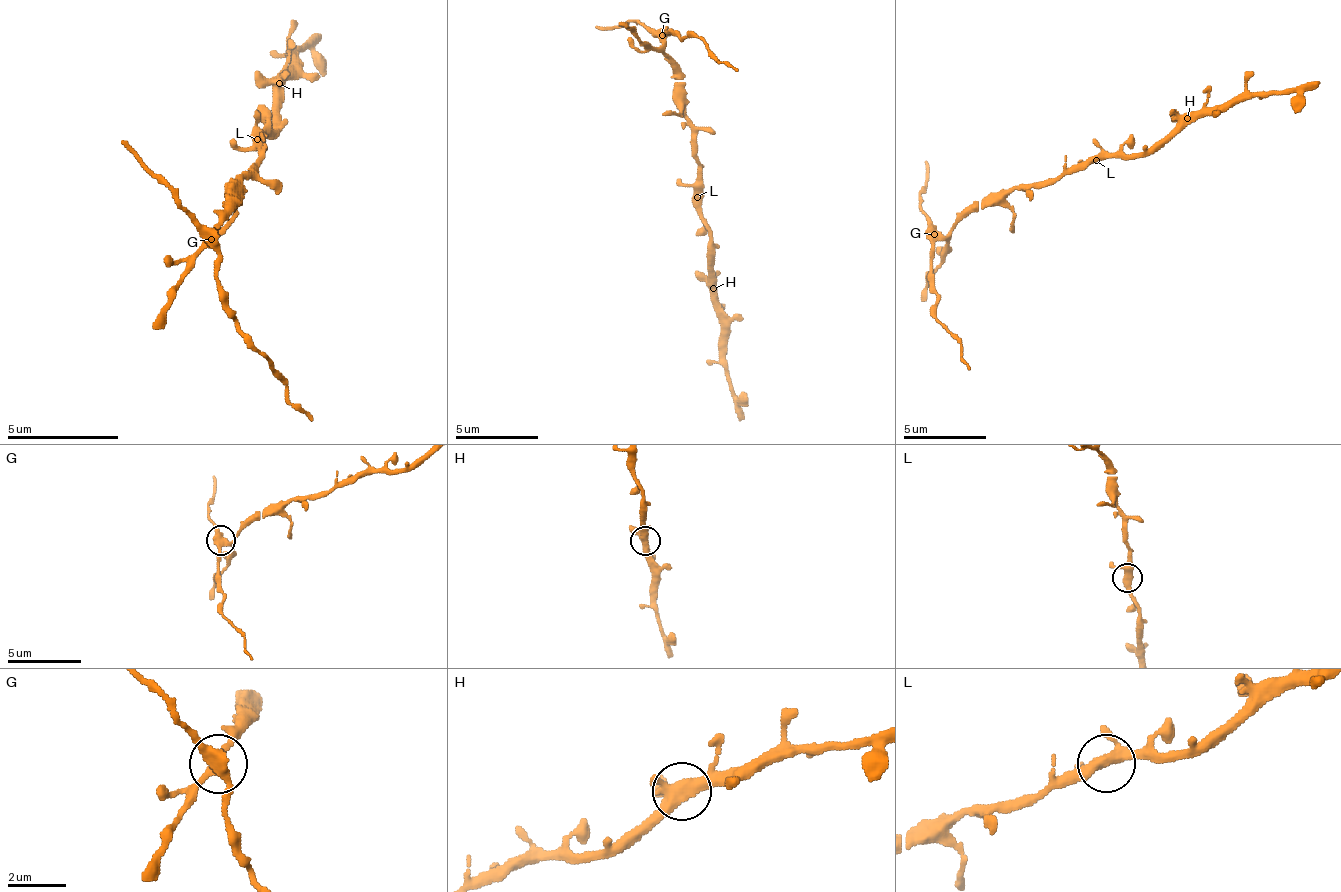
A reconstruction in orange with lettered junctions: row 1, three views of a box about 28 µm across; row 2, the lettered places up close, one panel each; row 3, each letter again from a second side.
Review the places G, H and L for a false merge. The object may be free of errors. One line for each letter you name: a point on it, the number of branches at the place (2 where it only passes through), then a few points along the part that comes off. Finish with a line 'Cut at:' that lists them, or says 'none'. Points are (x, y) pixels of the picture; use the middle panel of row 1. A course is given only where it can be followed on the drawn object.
G: place (662, 35); branches 4; course (663, 34), (701, 38), (717, 63), (738, 72)
Cut at: G

